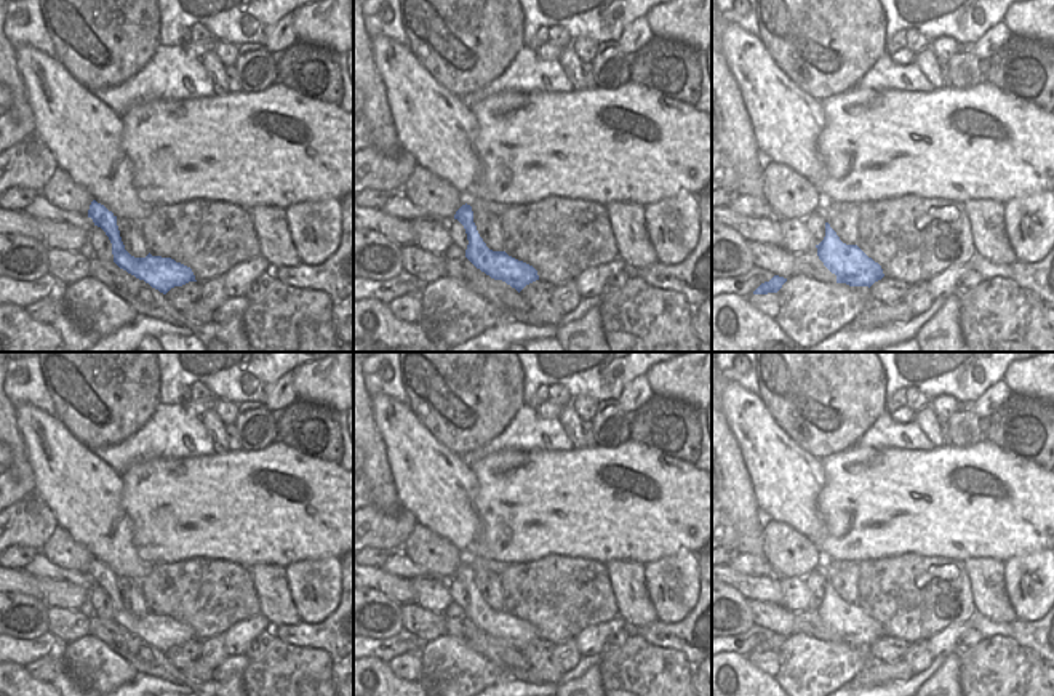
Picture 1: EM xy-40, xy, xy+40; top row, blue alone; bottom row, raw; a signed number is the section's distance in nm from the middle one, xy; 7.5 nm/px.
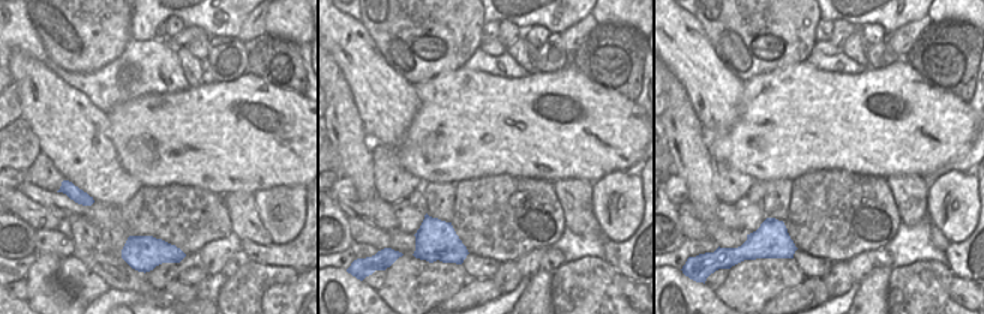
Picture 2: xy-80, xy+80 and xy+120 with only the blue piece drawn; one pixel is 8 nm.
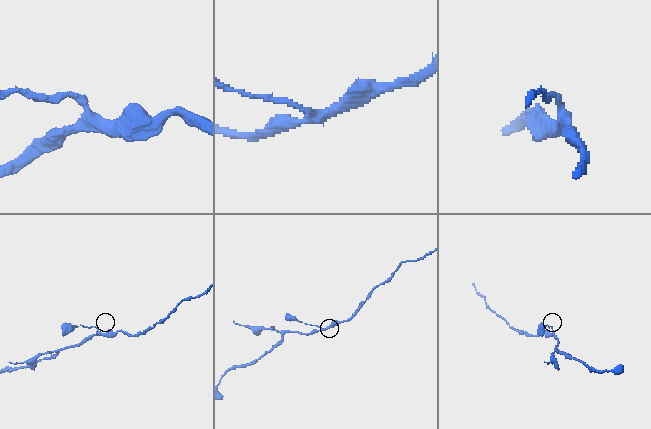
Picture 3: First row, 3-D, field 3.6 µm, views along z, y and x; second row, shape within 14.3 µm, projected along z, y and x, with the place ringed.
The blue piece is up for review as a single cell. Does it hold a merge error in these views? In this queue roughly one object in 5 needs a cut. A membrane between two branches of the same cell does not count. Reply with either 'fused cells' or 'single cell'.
single cell

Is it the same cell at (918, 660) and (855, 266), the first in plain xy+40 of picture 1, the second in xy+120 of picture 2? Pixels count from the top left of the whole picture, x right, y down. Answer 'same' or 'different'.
different

